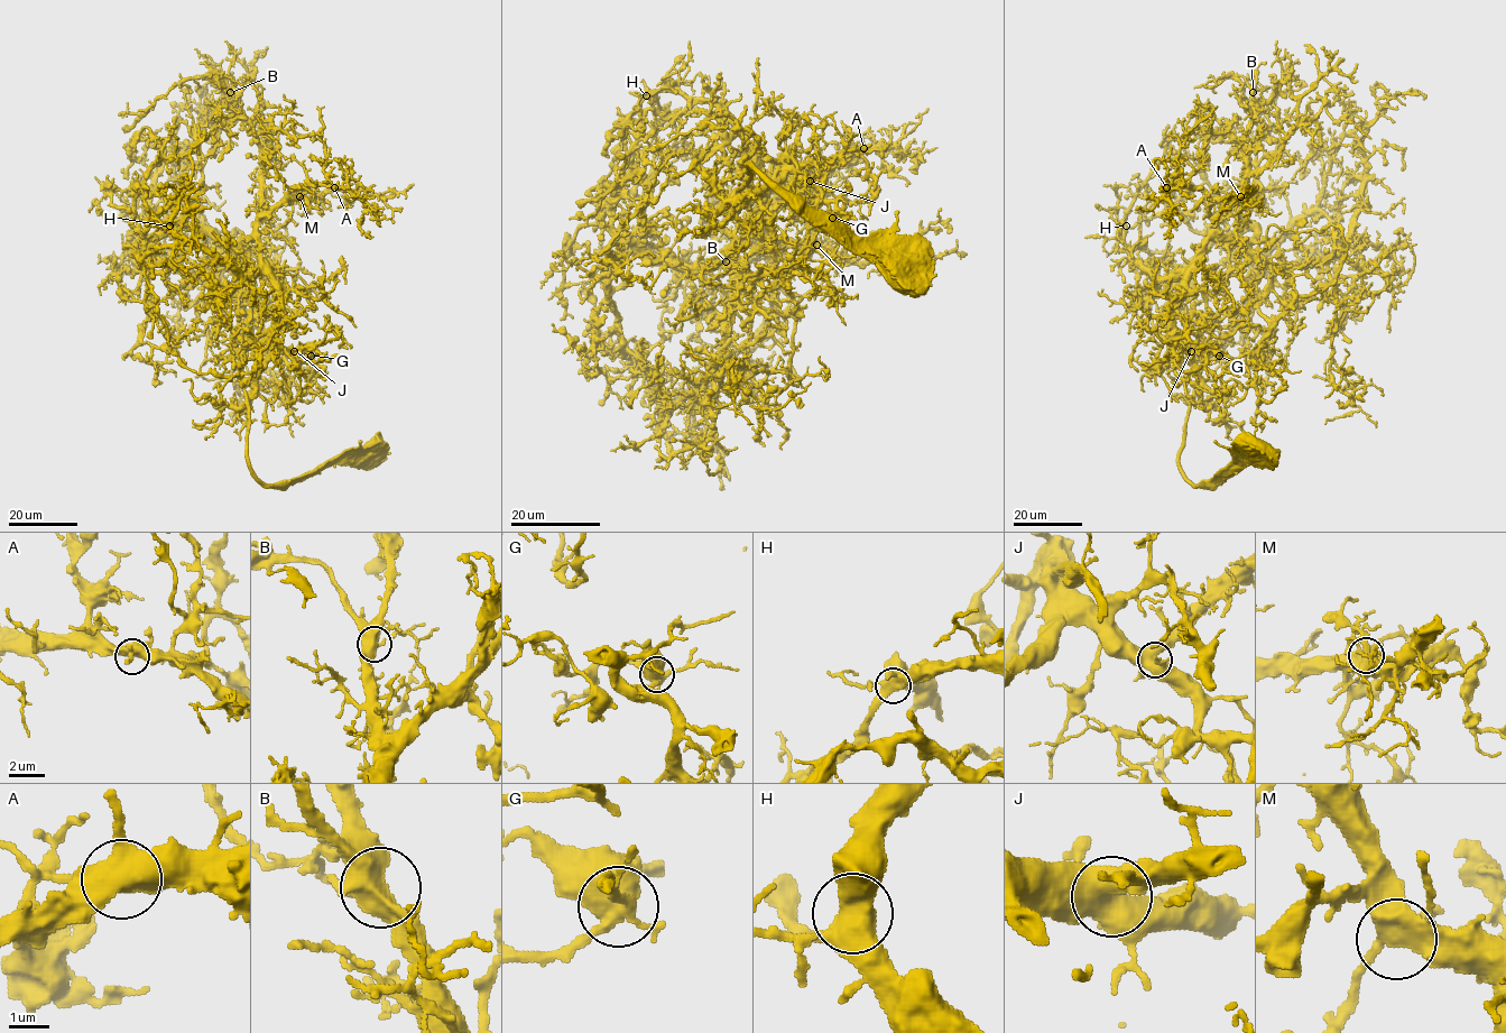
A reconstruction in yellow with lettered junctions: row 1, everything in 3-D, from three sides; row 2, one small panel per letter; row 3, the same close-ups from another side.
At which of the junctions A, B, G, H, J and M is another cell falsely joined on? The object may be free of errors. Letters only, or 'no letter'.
G

